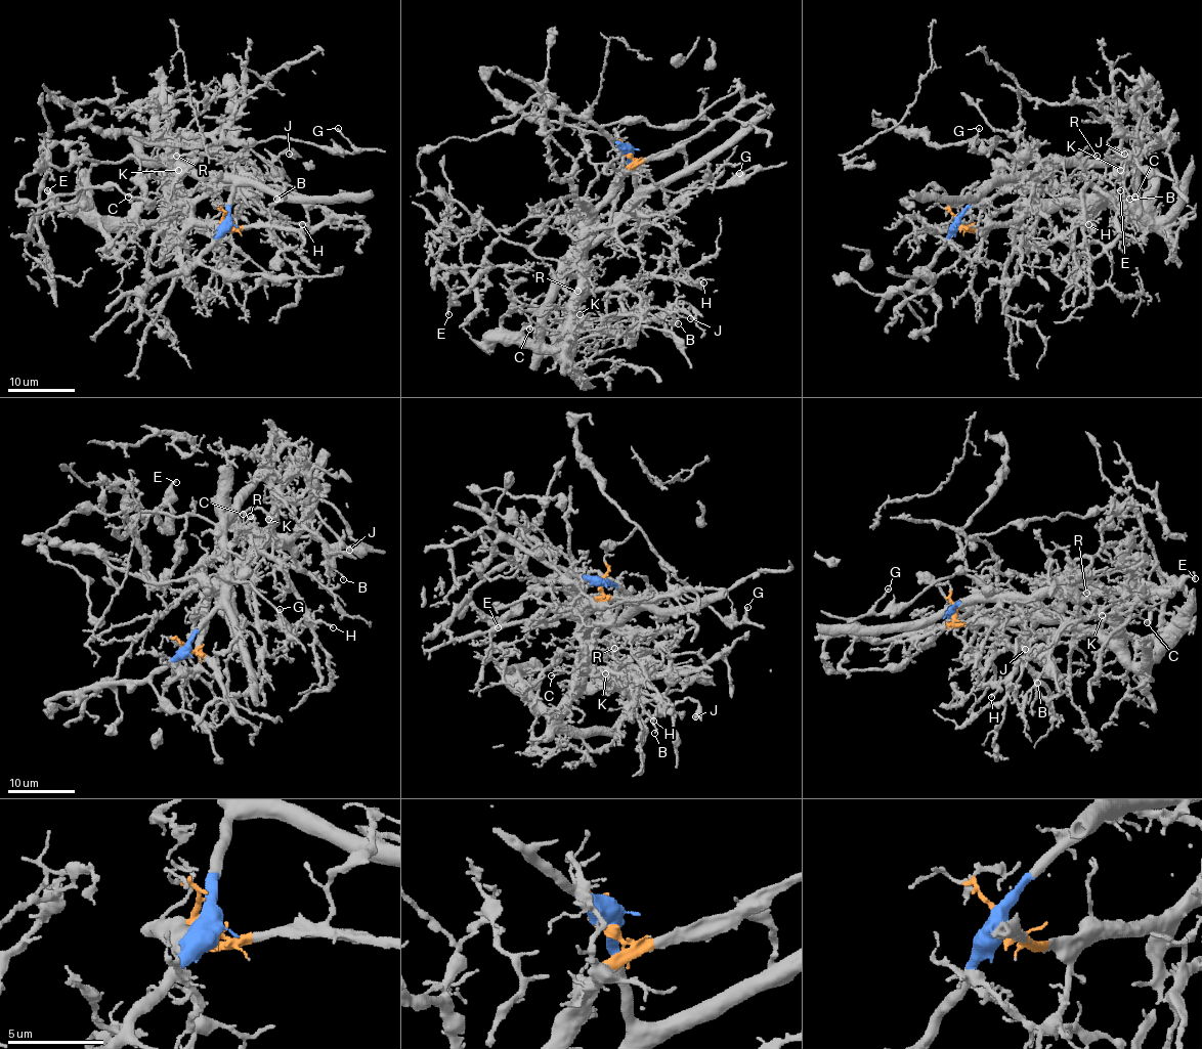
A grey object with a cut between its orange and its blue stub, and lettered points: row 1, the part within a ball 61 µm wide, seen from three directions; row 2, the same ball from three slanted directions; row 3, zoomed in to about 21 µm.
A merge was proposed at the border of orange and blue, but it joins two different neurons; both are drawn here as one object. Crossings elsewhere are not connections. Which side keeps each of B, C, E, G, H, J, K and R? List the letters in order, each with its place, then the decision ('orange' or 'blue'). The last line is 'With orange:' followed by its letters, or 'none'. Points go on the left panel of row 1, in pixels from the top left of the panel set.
B: (276, 199) | orange
C: (128, 197) | orange
E: (47, 190) | blue
G: (338, 128) | blue
H: (302, 224) | orange
J: (289, 154) | orange
K: (178, 170) | orange
R: (176, 156) | orange
With orange: B, C, H, J, K, R

